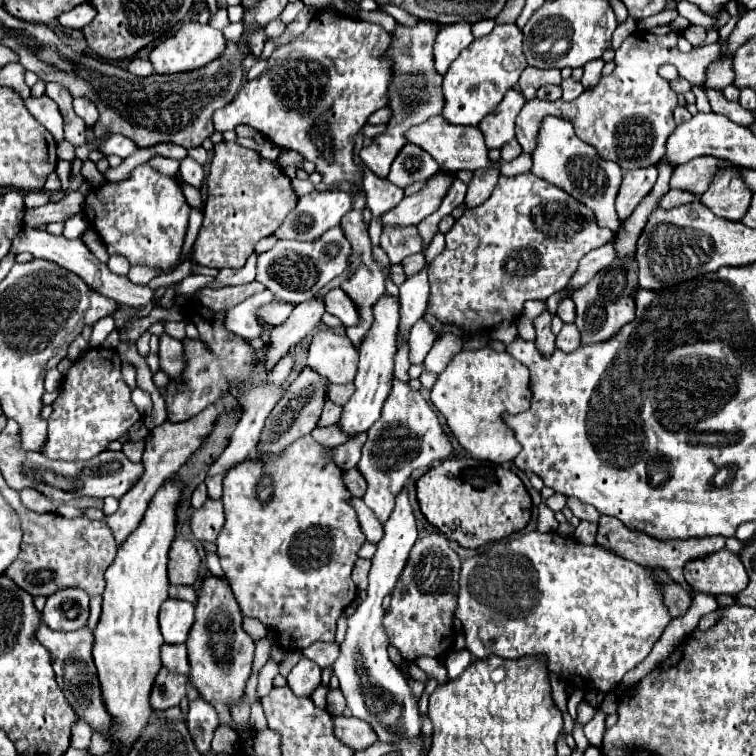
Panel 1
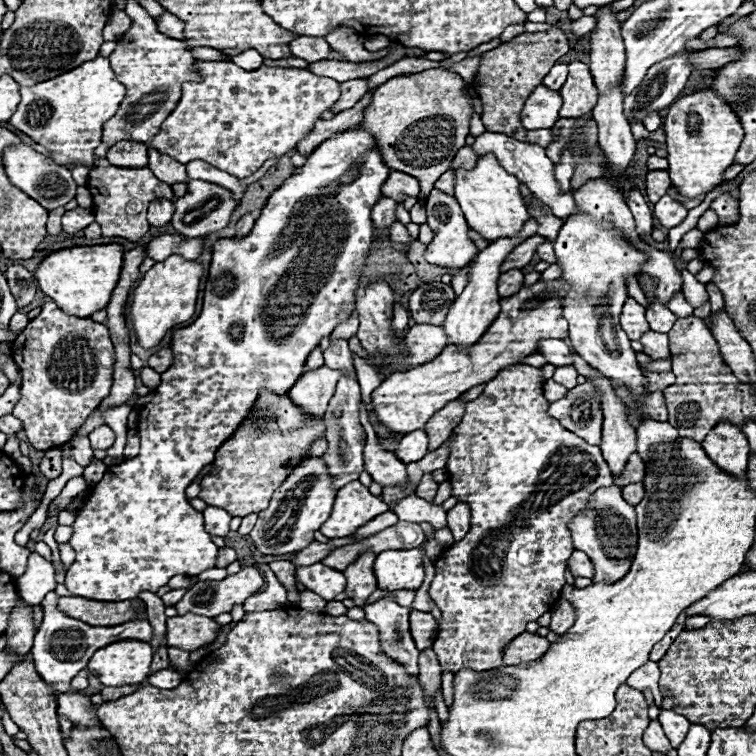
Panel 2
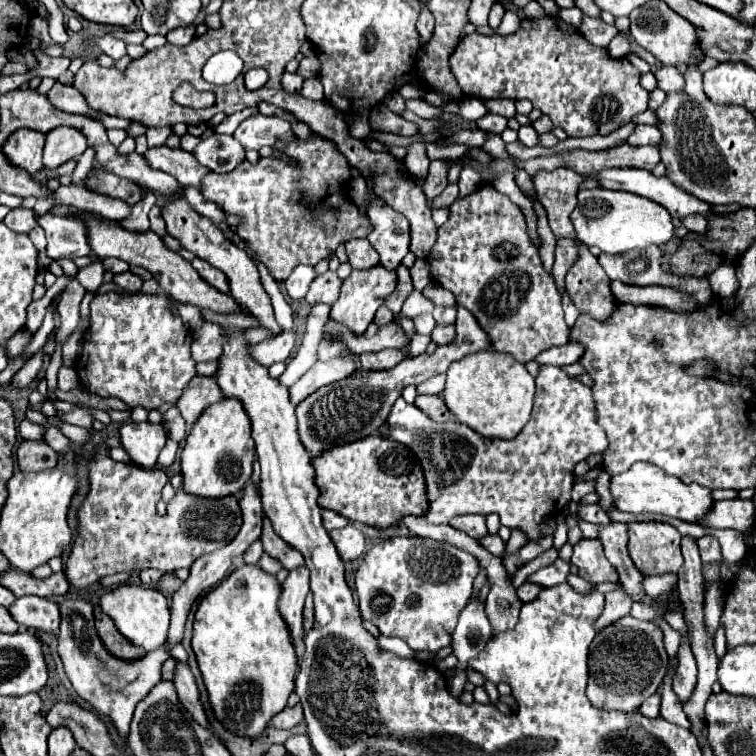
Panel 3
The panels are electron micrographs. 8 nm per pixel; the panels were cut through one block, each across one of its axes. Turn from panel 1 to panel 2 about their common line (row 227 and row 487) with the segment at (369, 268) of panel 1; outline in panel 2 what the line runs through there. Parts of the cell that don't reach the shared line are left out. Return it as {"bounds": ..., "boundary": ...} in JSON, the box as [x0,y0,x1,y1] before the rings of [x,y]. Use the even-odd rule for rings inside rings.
{"bounds":[320,482,390,538],"boundary":[[[350,482],[338,490],[332,514],[322,524],[320,532],[326,538],[344,538],[388,510],[390,506],[378,496],[372,496],[366,486],[360,482]]]}

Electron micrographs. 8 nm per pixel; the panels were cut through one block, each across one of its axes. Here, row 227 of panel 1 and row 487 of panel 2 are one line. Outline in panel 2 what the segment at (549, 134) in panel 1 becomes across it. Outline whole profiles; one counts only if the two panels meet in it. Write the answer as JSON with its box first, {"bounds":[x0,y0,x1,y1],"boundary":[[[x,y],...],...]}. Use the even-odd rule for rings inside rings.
{"bounds":[568,484,638,582],"boundary":[[[610,484],[606,488],[598,488],[594,498],[588,500],[586,508],[578,512],[578,516],[574,516],[574,520],[568,524],[568,530],[572,534],[574,548],[588,554],[592,560],[596,570],[594,582],[618,582],[628,572],[636,552],[638,532],[634,506],[624,502],[620,486]]]}

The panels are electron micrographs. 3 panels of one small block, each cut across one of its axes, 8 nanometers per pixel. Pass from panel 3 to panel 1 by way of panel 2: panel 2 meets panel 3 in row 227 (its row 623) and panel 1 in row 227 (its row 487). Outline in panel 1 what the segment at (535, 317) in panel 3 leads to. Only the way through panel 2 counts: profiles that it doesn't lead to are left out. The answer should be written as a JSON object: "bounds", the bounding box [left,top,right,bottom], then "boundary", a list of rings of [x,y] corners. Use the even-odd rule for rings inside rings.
{"bounds":[422,172,612,336],"boundary":[[[532,172],[516,176],[500,176],[492,196],[462,214],[446,234],[446,248],[428,268],[430,298],[422,320],[426,320],[436,336],[464,336],[478,330],[491,330],[500,322],[514,322],[526,300],[548,300],[550,294],[568,286],[578,262],[590,250],[606,244],[612,238],[608,228],[602,228],[590,208],[564,190],[536,178]]]}

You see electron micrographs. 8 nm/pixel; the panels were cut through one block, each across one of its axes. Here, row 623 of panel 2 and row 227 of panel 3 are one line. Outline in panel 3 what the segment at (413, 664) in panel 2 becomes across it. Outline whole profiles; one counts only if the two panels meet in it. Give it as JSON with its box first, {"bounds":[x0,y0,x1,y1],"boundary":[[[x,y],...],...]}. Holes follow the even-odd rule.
{"bounds":[368,196,410,268],"boundary":[[[376,196],[368,206],[368,220],[372,224],[368,240],[380,254],[380,264],[386,268],[396,268],[410,248],[406,218]]]}

